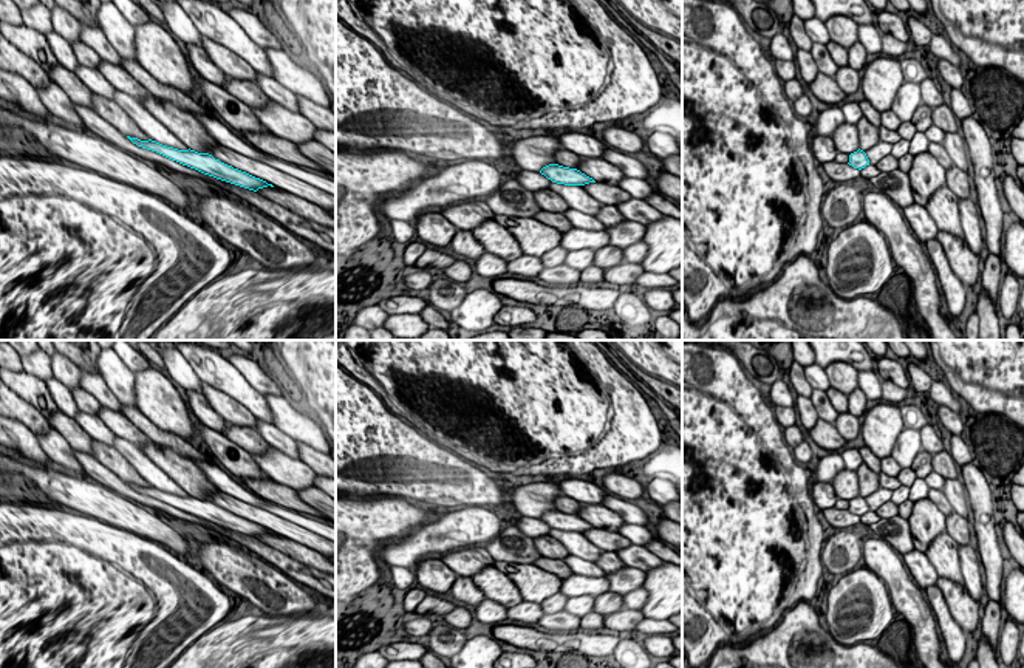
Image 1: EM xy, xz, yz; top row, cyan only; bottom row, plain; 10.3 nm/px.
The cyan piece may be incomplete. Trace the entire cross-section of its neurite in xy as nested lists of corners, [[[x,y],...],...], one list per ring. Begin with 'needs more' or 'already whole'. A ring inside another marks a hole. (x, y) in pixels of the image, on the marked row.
already whole; [[[127,136],[133,144],[136,144],[138,147],[156,152],[172,161],[176,161],[183,165],[187,165],[190,169],[195,169],[204,175],[213,176],[217,179],[249,189],[257,192],[258,189],[263,187],[274,187],[272,184],[268,184],[266,181],[255,178],[246,172],[241,172],[238,169],[234,169],[232,165],[227,165],[224,162],[221,162],[220,159],[215,159],[212,155],[209,153],[198,153],[195,150],[178,150],[173,147],[167,147],[162,145],[156,141],[141,141],[138,138],[130,138]]]

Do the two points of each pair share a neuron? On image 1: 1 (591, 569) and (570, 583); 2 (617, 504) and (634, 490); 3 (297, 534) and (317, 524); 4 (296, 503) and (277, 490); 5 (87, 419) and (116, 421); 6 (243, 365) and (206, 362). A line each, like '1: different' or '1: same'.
1: different
2: different
3: different
4: same
5: different
6: different

